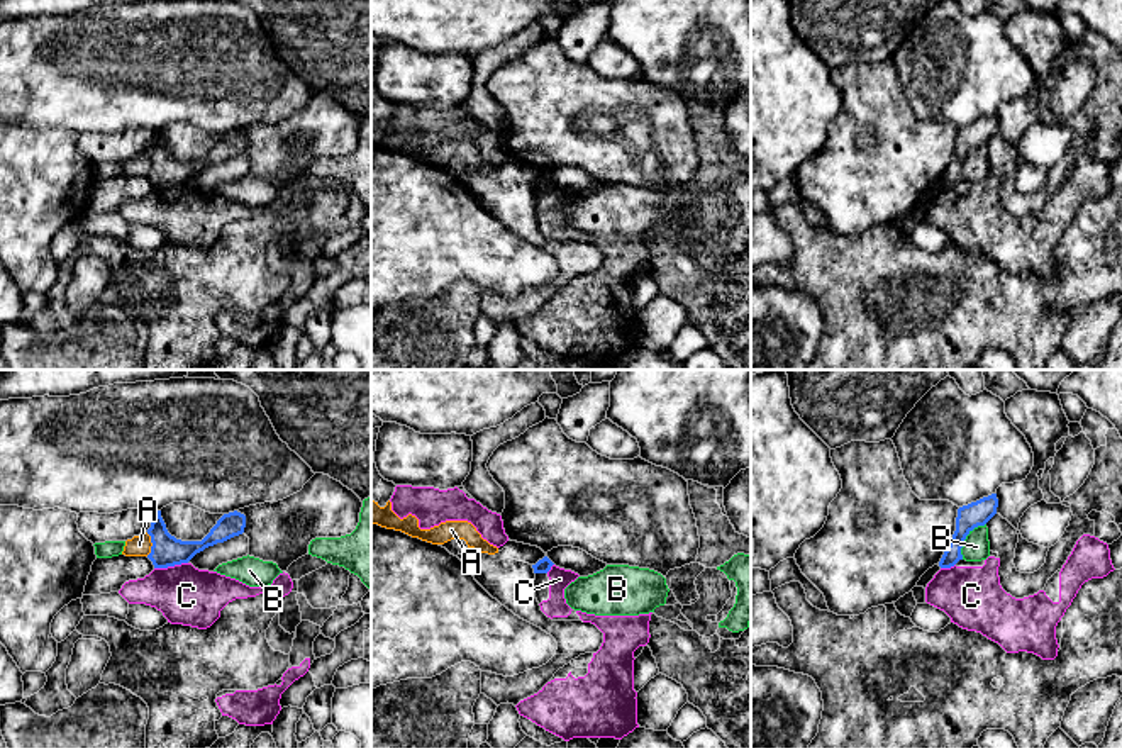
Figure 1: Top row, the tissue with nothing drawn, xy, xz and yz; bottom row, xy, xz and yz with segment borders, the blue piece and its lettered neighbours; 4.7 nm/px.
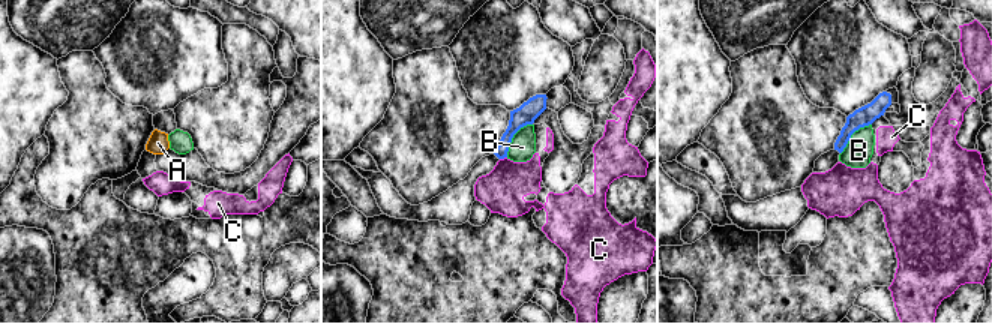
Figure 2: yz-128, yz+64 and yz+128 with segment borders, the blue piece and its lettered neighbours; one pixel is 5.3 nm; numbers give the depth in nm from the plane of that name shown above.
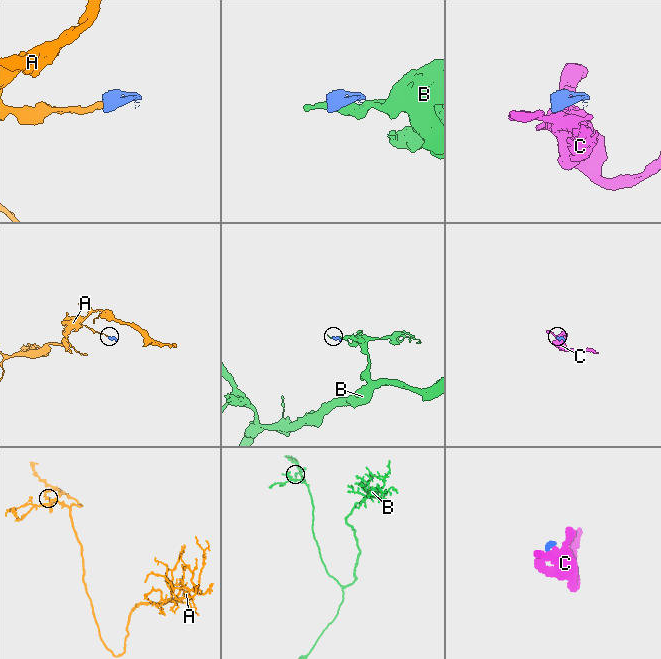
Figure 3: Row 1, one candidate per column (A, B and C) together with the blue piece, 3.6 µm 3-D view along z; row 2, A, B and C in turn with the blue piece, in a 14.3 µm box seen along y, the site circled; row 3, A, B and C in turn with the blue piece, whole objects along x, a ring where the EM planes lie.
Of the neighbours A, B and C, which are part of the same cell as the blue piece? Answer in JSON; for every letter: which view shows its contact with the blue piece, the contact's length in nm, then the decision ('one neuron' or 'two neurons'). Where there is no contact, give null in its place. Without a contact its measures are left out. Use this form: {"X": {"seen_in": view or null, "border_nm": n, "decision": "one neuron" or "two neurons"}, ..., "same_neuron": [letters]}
{"A": {"seen_in": "xy", "border_nm": 110, "decision": "two neurons"}, "B": {"seen_in": "yz", "border_nm": 200, "decision": "two neurons"}, "C": {"seen_in": "xy", "border_nm": 160, "decision": "two neurons"}, "same_neuron": []}

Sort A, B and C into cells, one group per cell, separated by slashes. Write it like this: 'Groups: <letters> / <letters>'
Groups: A / B / C

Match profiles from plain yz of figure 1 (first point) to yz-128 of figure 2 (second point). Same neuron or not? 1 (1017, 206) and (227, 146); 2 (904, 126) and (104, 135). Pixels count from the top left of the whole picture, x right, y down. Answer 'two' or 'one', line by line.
1: two
2: one

